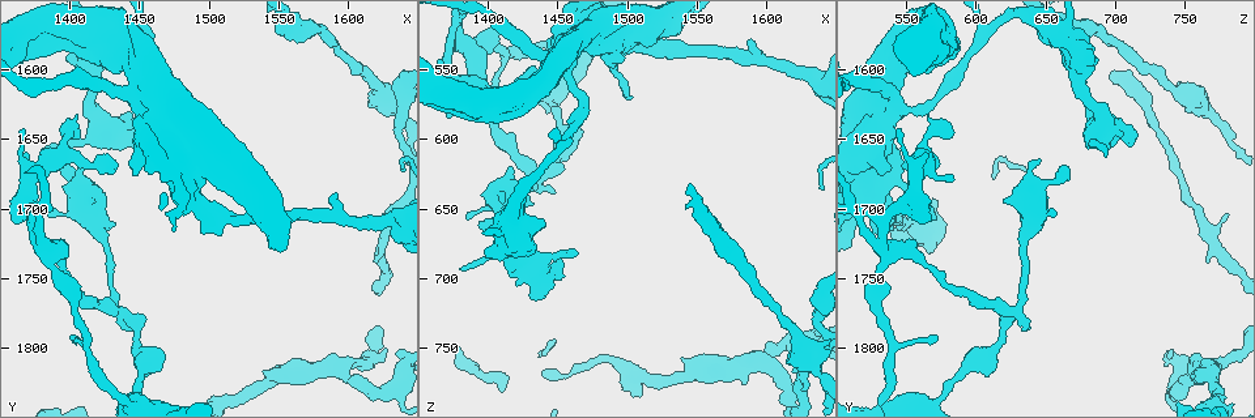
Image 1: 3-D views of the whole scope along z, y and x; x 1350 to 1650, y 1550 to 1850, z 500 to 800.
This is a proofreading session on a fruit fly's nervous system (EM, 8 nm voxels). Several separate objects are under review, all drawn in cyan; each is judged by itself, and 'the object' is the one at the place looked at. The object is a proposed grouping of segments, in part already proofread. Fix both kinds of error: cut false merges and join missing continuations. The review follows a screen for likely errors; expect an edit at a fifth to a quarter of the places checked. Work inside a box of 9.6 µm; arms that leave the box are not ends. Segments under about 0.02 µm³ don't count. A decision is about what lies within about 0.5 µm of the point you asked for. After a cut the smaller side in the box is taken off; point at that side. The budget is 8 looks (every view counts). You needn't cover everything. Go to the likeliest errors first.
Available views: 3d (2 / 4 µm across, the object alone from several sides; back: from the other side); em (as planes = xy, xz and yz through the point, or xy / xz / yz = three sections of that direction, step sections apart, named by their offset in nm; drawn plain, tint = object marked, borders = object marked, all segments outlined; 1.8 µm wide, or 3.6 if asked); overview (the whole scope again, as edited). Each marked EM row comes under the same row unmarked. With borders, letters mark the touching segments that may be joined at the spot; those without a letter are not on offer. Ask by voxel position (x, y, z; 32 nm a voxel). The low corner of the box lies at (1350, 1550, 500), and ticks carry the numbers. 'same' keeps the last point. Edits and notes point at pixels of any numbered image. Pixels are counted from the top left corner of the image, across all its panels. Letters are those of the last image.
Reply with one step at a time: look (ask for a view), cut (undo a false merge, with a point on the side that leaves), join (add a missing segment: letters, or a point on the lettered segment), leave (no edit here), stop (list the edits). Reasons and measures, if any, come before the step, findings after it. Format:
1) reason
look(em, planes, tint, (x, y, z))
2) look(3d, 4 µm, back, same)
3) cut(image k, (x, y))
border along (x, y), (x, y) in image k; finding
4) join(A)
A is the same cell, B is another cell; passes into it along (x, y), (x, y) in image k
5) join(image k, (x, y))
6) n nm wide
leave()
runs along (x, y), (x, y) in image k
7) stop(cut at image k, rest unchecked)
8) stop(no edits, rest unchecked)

arms part here
look(em, yz, step 16, tint, (1626, 1618, 750))

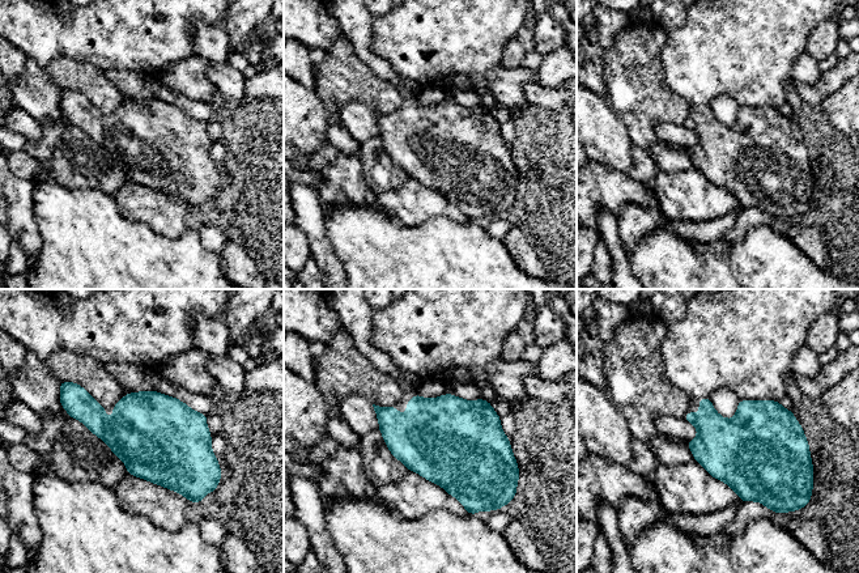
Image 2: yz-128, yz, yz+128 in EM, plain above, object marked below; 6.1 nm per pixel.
cut it another way
look(em, planes, tint, same)

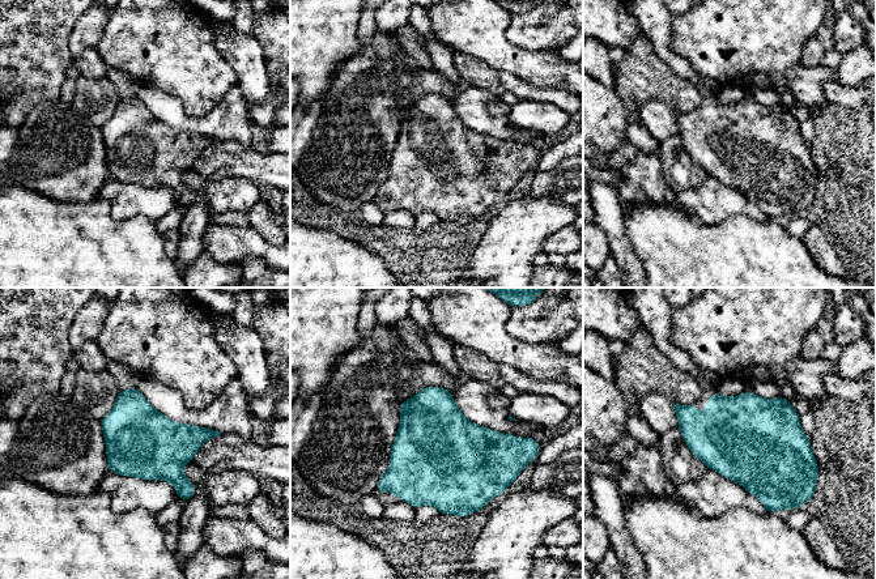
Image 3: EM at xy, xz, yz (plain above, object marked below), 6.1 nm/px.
what lies round it
look(em, planes, borders, same)

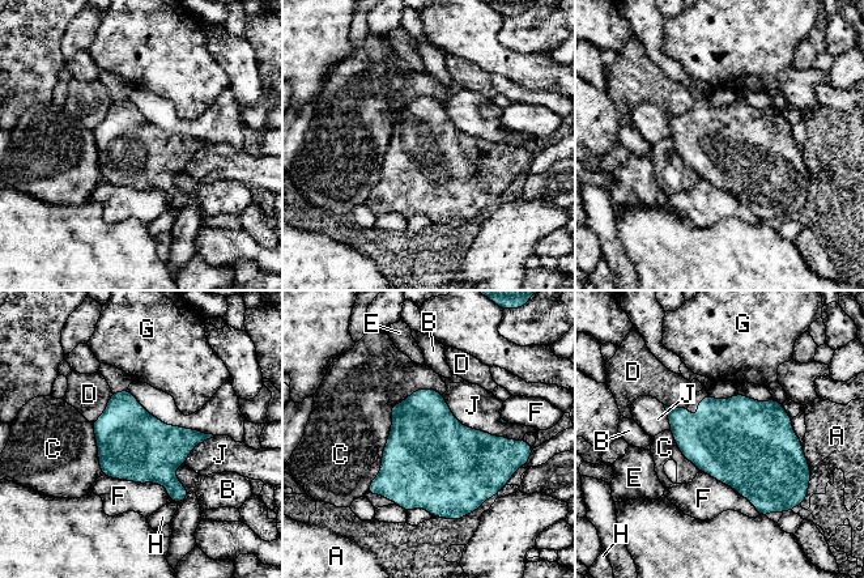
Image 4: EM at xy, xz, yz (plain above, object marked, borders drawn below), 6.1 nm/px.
leave()
A, B, C, D, E, F, G, H and J are other cells; border along (441, 395), (462, 424), (519, 441) in image 4; one neuron here

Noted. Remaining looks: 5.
thin neck
look(em, xy, step 8, tint, (1386, 1736, 534))

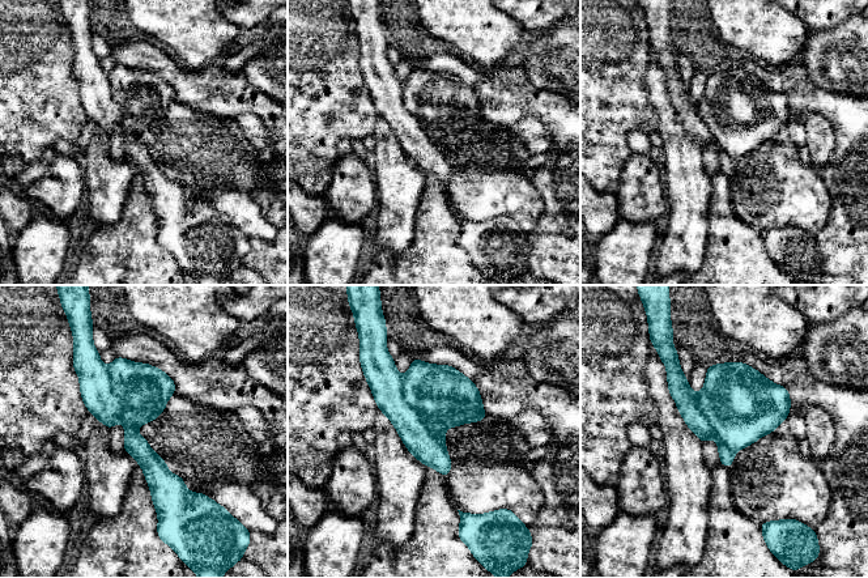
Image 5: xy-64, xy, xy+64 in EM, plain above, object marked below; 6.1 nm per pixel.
look(em, planes, borders, same)

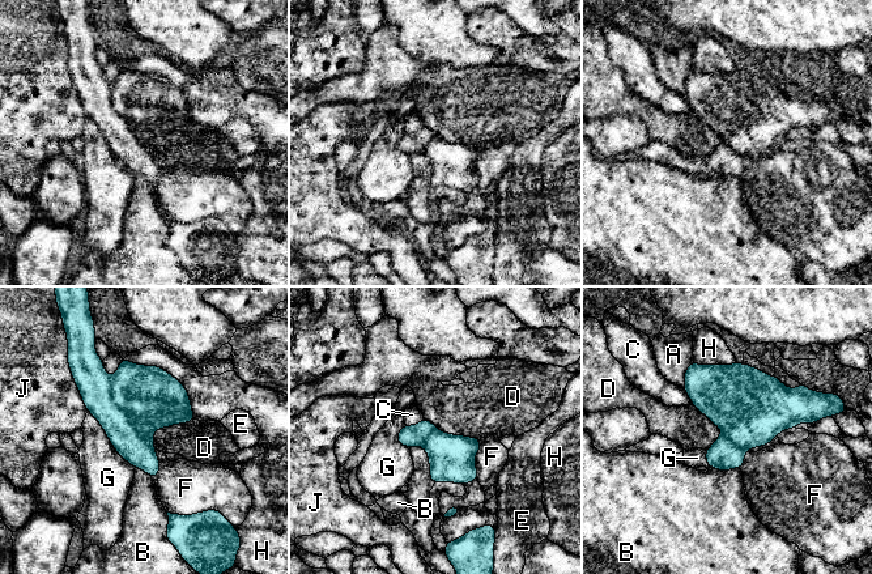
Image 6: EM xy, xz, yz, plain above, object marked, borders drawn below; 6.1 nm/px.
240 nm wide
cut(image 6, (152, 399))
A, B, C, D, E, F, G, H and J are other cells; two neurons meet here

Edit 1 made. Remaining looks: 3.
stop(cut at image 6, rest unchecked)

